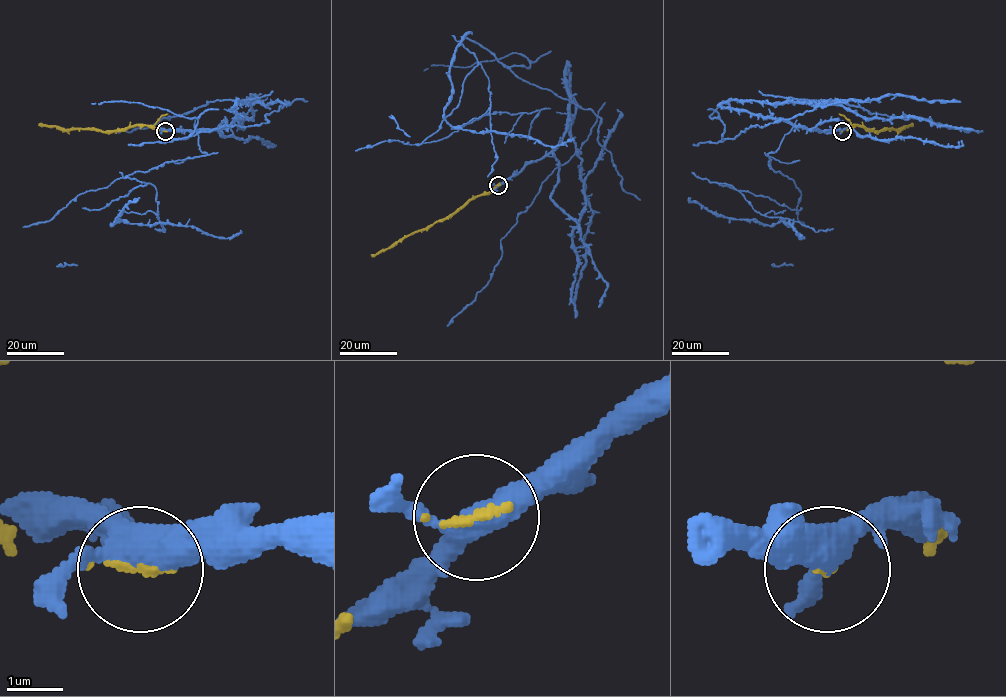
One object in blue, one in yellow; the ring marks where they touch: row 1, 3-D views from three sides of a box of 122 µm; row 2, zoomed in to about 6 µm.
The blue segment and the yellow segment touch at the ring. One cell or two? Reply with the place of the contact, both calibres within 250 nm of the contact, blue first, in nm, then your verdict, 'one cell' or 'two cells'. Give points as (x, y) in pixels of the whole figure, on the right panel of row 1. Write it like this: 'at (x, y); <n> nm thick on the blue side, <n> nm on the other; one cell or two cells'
at (842, 131); 400 nm thick on the blue side, 100 nm on the other; one cell

